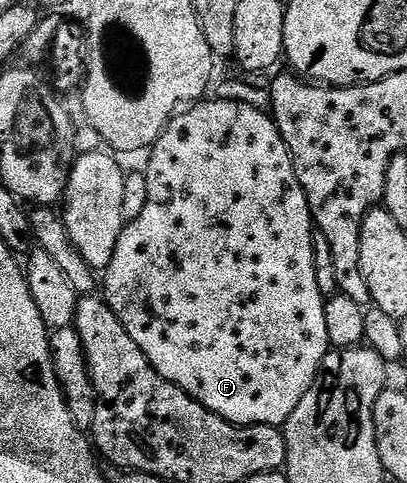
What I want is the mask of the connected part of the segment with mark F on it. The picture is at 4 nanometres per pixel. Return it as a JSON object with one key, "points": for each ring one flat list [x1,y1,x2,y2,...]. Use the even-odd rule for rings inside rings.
{"points":[[210,97,175,114,154,146,149,148,149,155,150,160,144,164,148,181,148,205,144,205,140,217,129,220,123,226,120,241,116,241,116,253,112,253,112,261,104,272,105,301,112,313,120,317,124,329,128,329,128,337,140,345,140,353,148,357,152,369,156,369,164,381,172,381,172,385,184,389,188,397,239,427,268,425,281,428,288,417,292,417,296,405,304,401,304,393,312,389,324,357,332,349,328,341,328,325,324,325,326,299,320,293,320,285,316,285,316,228,310,217,306,194,294,172,288,145,265,110,238,100]]}

